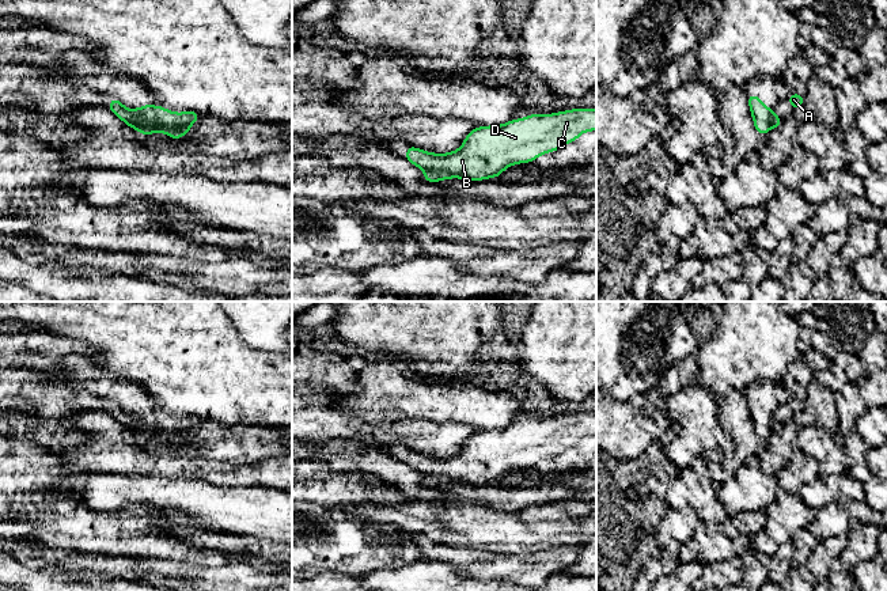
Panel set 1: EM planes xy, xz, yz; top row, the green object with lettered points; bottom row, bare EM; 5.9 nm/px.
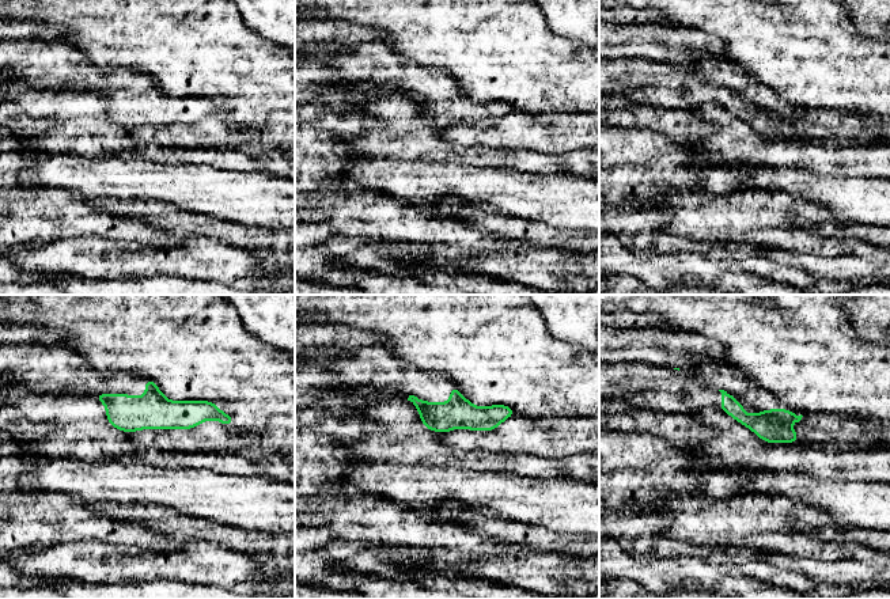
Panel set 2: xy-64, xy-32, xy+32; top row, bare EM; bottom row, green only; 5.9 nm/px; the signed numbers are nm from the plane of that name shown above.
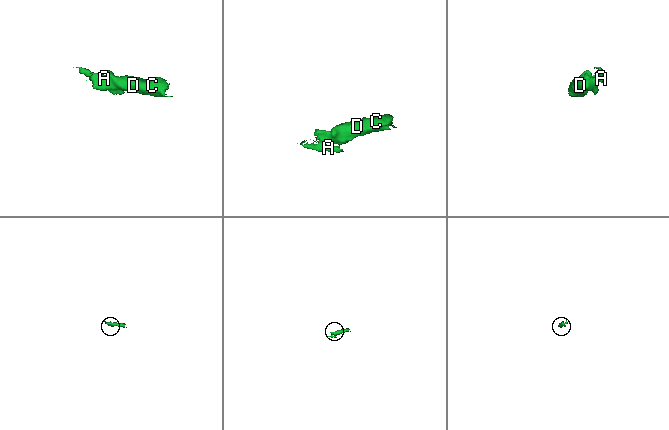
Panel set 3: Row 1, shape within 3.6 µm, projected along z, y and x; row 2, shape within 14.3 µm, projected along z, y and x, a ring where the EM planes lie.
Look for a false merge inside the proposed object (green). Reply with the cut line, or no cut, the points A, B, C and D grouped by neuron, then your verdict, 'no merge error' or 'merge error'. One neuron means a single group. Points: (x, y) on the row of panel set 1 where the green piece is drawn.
cut xy (129, 110), (133, 117), (152, 124), (162, 132); groups A / B C D; merge error

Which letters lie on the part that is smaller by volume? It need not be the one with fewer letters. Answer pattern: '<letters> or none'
A

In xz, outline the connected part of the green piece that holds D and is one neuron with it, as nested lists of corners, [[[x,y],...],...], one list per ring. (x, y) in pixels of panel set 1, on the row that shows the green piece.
[[[595,109],[535,113],[504,125],[474,128],[456,151],[439,155],[409,145],[405,158],[422,170],[482,181],[499,177],[508,166],[560,149],[588,130],[596,130]]]

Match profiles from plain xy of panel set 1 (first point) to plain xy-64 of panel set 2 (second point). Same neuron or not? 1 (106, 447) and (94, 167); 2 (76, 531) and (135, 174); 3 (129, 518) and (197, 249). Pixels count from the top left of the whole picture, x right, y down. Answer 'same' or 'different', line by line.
1: different
2: different
3: different

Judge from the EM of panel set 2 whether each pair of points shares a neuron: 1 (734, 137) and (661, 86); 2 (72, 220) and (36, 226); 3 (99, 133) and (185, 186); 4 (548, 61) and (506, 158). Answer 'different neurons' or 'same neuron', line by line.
1: different neurons
2: same neuron
3: different neurons
4: different neurons

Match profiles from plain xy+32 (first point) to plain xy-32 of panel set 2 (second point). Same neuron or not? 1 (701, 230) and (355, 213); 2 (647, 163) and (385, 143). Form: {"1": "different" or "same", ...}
{"1": "same", "2": "different"}

